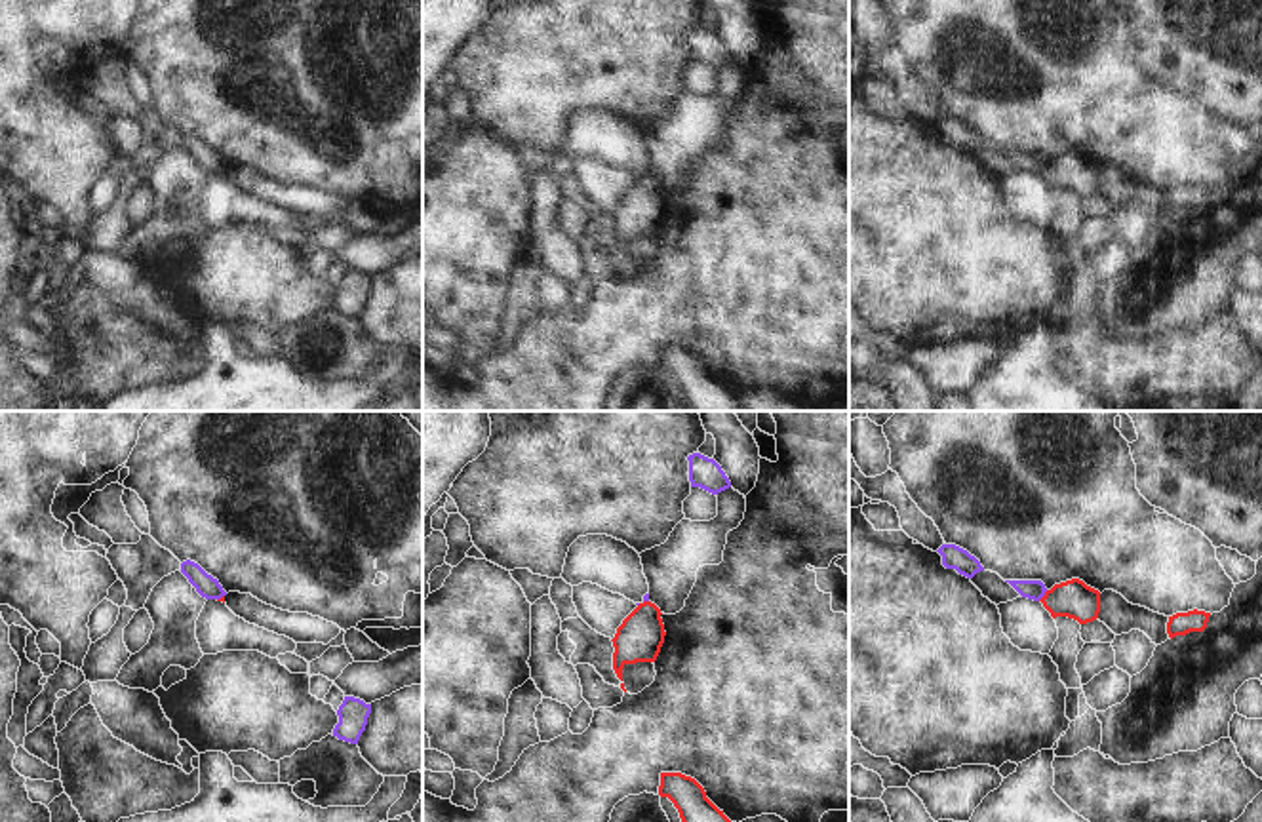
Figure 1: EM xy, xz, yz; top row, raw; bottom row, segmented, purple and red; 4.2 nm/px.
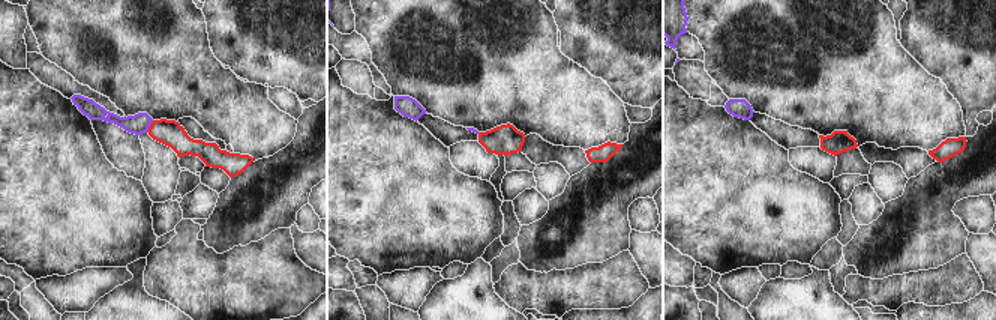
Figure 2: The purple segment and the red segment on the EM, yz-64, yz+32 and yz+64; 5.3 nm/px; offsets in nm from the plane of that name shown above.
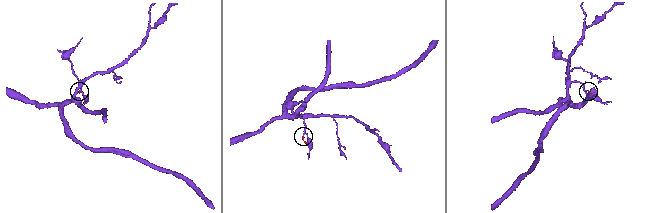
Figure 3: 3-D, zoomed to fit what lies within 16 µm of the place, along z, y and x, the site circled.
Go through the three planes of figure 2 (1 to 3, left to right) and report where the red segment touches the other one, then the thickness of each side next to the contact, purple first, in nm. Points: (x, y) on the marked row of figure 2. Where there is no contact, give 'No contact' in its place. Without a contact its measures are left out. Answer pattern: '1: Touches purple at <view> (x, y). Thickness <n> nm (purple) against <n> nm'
1: Touches purple at yz-64 (149, 126). Thickness 110 nm (purple) against 140 nm
2: No contact
3: No contact.

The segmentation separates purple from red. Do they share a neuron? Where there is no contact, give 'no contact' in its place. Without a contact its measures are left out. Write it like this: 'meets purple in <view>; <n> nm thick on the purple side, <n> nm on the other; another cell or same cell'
meets purple in yz; 80 nm thick on the purple side, 160 nm on the other; another cell

